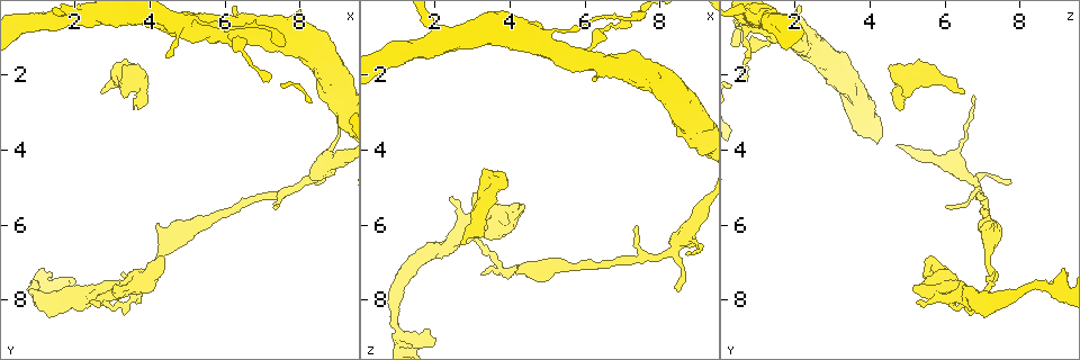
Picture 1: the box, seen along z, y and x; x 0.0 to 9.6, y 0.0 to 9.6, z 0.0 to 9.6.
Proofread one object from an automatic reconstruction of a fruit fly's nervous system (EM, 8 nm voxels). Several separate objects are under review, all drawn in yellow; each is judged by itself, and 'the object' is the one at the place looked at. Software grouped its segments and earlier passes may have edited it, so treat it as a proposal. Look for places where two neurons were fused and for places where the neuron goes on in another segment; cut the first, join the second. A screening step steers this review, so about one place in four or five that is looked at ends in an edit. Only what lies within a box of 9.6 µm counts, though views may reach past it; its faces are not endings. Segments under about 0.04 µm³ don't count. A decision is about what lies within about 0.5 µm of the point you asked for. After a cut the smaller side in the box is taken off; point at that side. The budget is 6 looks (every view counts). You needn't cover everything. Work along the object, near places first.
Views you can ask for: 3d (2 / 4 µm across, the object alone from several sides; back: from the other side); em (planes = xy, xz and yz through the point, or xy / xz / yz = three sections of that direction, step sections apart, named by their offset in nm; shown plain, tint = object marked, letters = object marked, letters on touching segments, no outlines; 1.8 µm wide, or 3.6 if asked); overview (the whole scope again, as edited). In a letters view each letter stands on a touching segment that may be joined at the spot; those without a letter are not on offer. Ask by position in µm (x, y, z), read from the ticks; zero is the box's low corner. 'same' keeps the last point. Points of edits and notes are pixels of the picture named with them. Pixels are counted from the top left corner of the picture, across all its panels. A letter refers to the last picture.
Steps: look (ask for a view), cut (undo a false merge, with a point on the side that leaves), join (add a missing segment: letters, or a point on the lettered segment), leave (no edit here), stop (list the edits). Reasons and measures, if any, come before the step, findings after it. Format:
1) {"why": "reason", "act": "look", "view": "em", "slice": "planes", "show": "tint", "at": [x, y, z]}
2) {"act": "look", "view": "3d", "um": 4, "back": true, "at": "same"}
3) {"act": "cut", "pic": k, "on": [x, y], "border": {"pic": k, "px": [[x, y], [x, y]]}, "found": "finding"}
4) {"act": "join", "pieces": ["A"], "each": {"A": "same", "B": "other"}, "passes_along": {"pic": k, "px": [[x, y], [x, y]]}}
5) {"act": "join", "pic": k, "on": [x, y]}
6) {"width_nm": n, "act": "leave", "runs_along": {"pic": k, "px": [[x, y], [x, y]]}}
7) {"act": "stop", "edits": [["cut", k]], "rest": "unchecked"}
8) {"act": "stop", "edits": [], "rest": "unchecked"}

{"why": "branch stops here", "act": "look", "view": "em", "slice": "planes", "show": "letters", "at": [3.60, 2.85, 4.80]}

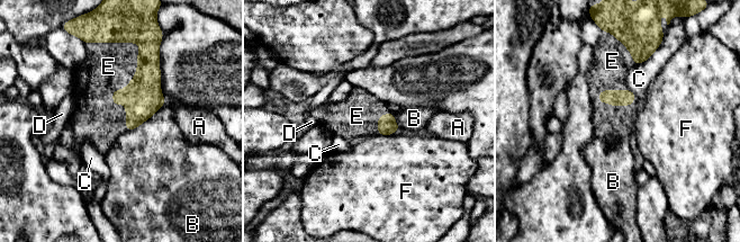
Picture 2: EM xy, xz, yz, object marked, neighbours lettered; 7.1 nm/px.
{"act": "join", "pieces": ["E"], "each": {"A": "other", "B": "other", "C": "other", "D": "other", "E": "same", "F": "other"}, "passes_along": {"pic": 2, "px": [[143, 97], [114, 90], [108, 66]]}, "found": "the neuron continues"}

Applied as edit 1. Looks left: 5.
{"why": "a fork", "act": "look", "view": "3d", "um": 4, "at": [2.85, 8.05, 6.20]}

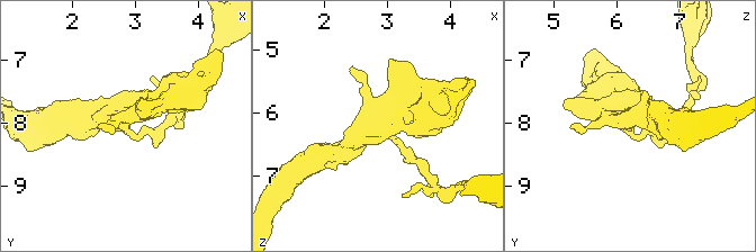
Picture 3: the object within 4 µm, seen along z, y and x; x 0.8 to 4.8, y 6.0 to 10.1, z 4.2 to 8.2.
{"act": "look", "view": "em", "slice": "planes", "show": "tint", "at": [2.85, 8.05, 6.15]}

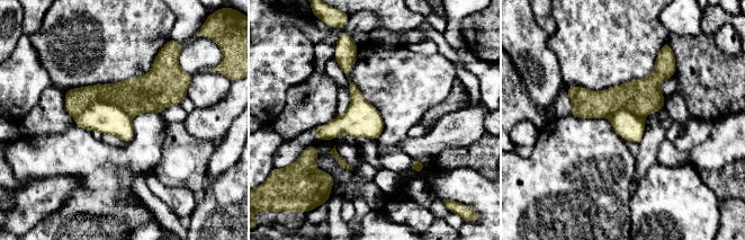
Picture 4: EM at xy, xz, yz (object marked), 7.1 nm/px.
{"act": "look", "view": "em", "slice": "planes", "show": "letters", "at": "same"}

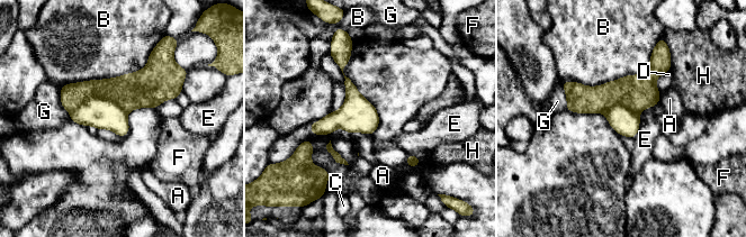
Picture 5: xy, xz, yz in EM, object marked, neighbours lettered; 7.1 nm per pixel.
{"width_nm": 240, "act": "cut", "pic": 5, "on": [131, 91], "each": {"A": "other", "B": "other", "C": "other", "D": "other", "E": "other", "F": "other", "G": "other", "H": "other"}, "part_leaving": {"pic": 5, "px": [[178, 88], [63, 89]]}, "found": "two neurons meet here"}

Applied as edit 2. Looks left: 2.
{"act": "stop", "edits": [["join", 2], ["cut", 5]], "rest": "unchecked"}

